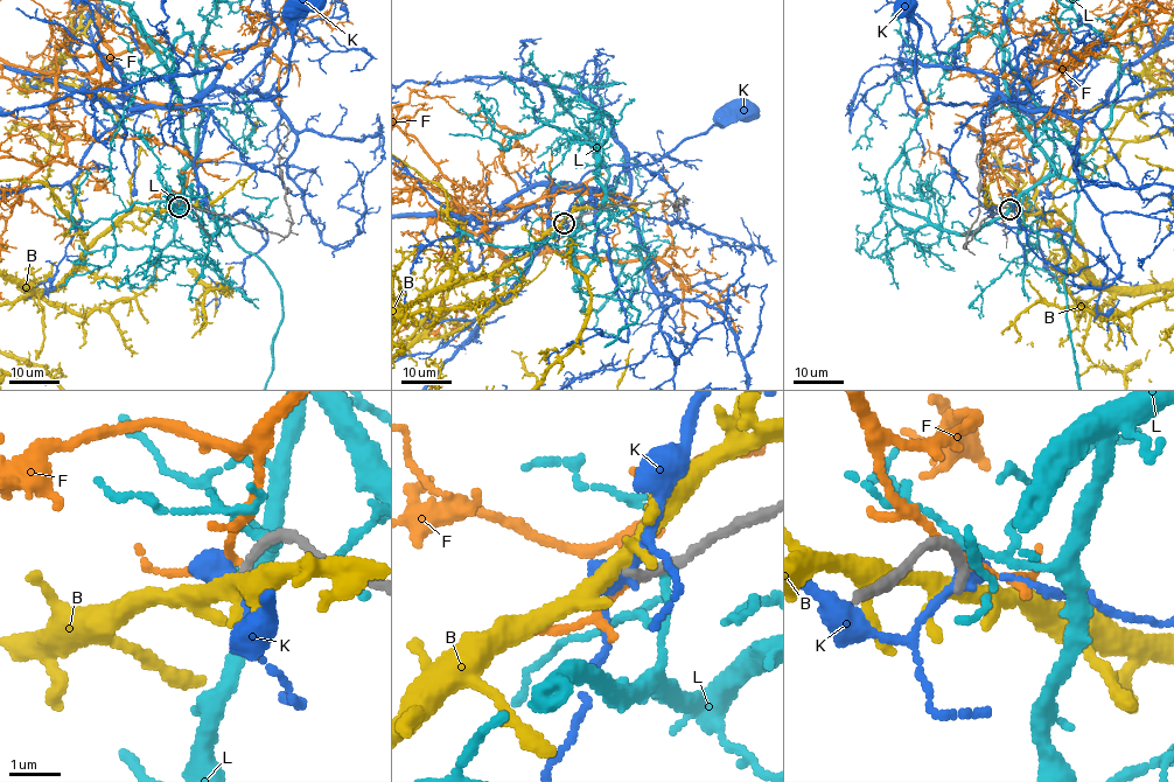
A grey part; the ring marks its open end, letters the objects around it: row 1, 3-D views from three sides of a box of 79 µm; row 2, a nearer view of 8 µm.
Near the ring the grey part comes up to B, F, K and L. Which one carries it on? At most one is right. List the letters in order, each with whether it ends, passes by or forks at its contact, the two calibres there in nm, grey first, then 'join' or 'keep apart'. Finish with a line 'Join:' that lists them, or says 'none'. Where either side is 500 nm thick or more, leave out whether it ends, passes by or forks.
B: it forks there; 180 nm thick on the grey side, 280 nm on the other; keep apart
F: it passes by; 240 nm thick on the grey side, 110 nm on the other; keep apart
K: it passes by; 200 nm thick on the grey side, 360 nm on the other; keep apart
L: it forks there; 260 nm thick on the grey side, 100 nm on the other; keep apart
Join: none

